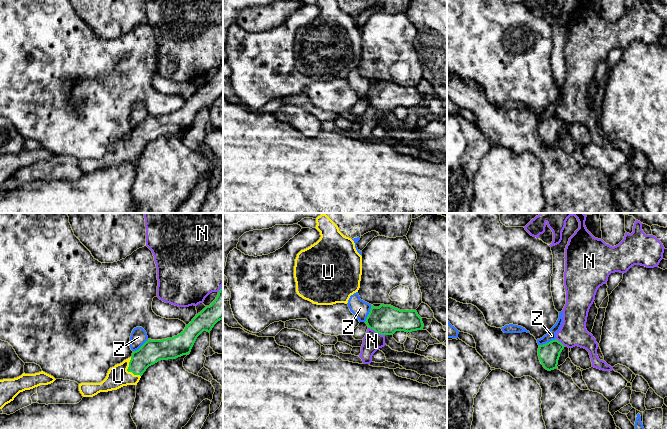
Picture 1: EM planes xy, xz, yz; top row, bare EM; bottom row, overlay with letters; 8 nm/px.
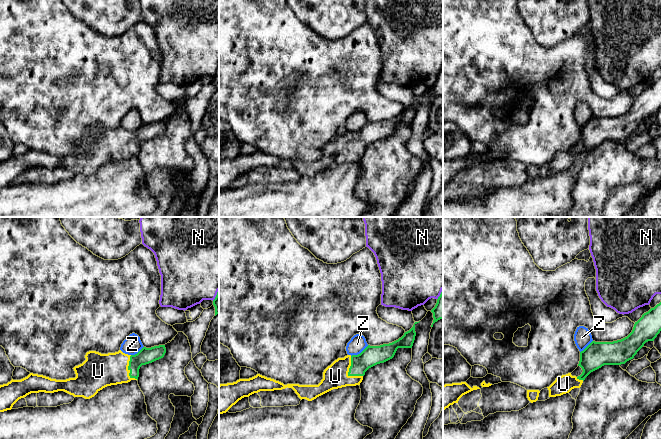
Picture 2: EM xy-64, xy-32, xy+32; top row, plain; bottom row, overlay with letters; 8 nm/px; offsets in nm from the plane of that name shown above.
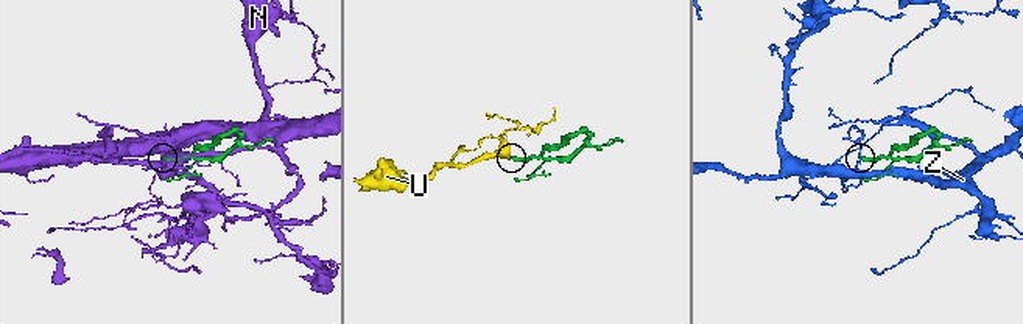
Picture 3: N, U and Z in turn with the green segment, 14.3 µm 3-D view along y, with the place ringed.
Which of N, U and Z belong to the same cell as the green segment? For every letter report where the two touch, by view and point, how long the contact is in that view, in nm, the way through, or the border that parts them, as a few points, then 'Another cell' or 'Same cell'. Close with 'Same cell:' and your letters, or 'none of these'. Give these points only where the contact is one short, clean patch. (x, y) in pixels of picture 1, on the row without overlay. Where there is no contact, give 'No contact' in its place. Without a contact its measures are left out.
N: Touches green at xz (376, 108). Shared border 150 nm. Another cell
U: Touches green at xy (127, 146). Shared border 180 nm. Path across: xy (151, 128), (132, 145), (127, 146), (118, 152). Same cell
Z: Touches green at xz (369, 89). Shared border 150 nm. Boundary: xz (371, 81), (364, 97). Another cell
Same cell: U

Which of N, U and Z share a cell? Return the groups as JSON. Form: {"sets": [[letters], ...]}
{"sets": [["N"], ["U"], ["Z"]]}

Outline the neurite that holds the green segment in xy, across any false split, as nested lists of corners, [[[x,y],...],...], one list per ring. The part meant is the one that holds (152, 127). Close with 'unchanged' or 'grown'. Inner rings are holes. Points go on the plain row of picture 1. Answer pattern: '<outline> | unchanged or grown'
[[[223,61],[218,68],[216,75],[206,82],[200,89],[192,95],[192,97],[186,101],[183,108],[172,114],[162,116],[148,115],[138,126],[133,127],[132,132],[122,139],[110,144],[106,154],[101,159],[81,159],[79,160],[79,167],[83,173],[93,173],[100,168],[108,168],[117,166],[127,161],[137,161],[141,152],[146,145],[157,139],[160,136],[176,135],[183,131],[190,130],[191,125],[197,115],[197,113],[203,108],[210,109],[214,101],[223,95]]] | grown

